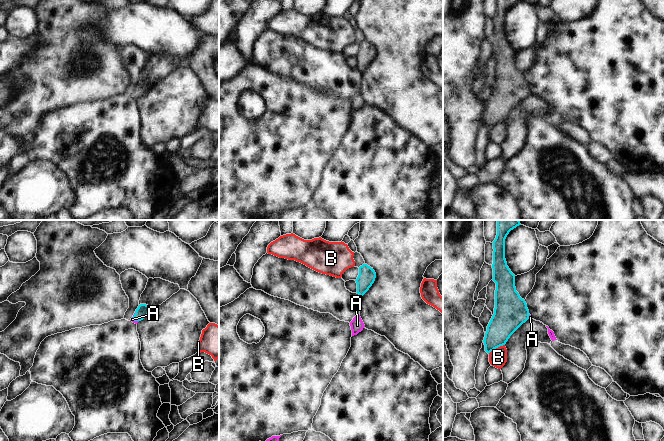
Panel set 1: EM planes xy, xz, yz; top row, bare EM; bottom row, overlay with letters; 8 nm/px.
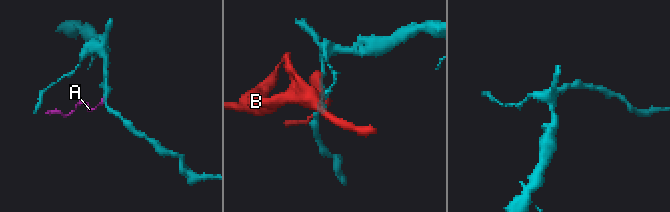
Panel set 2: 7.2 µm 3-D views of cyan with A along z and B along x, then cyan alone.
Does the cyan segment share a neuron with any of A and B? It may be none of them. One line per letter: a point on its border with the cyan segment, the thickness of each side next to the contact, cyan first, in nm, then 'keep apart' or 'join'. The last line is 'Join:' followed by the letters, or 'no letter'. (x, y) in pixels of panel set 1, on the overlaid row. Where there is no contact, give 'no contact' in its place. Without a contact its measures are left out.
A: xy (133, 318) | 100/20 nm | join
B: yz (496, 347) | 240/140 nm | keep apart
Join: A

